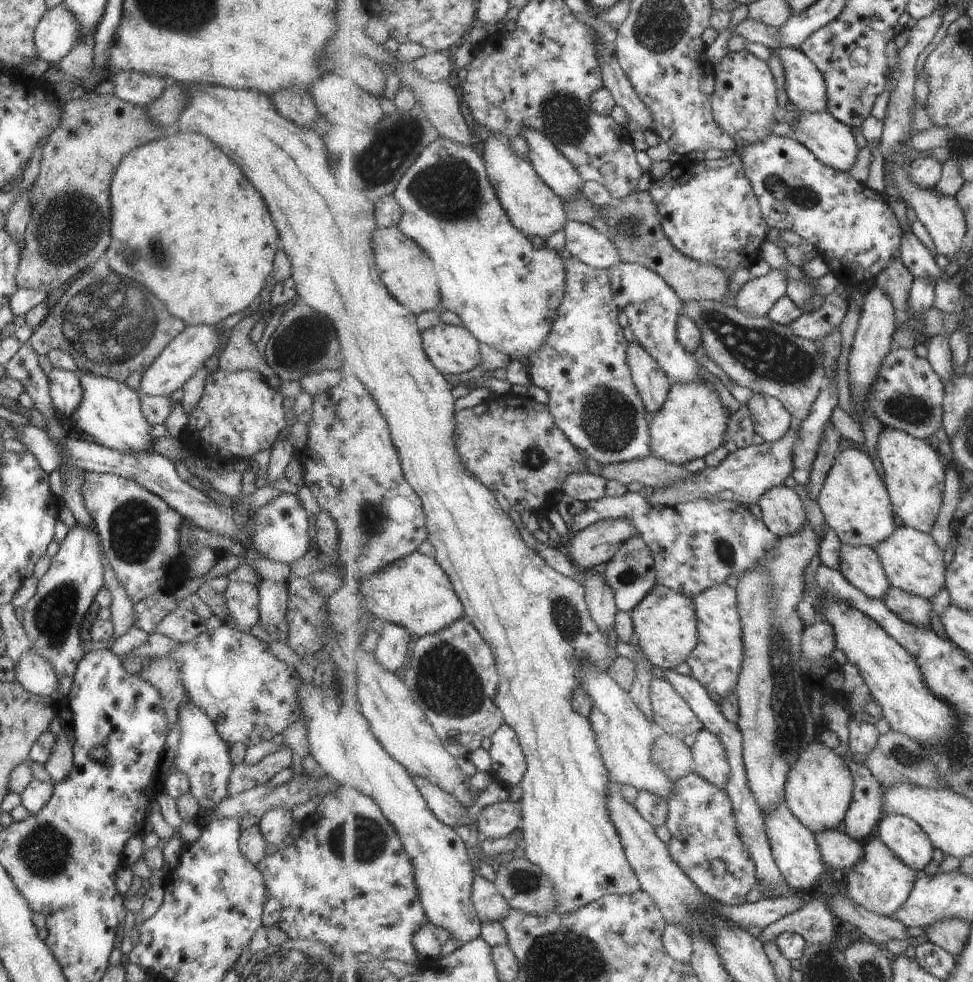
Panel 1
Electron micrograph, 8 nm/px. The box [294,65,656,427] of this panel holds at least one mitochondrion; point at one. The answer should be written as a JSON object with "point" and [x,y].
{"point":[450,188]}

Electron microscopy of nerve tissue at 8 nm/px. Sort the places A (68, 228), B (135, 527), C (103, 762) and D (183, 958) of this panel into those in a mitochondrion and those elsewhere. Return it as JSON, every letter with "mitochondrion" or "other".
{"A":"mitochondrion","B":"mitochondrion","C":"other","D":"other"}

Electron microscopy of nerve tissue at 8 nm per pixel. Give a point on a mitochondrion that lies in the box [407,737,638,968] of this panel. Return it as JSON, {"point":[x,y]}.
{"point":[522,882]}

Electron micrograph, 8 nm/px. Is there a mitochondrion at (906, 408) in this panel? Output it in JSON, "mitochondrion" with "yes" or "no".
{"mitochondrion":"yes"}

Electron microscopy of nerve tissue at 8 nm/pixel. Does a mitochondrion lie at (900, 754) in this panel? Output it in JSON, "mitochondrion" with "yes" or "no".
{"mitochondrion":"yes"}

